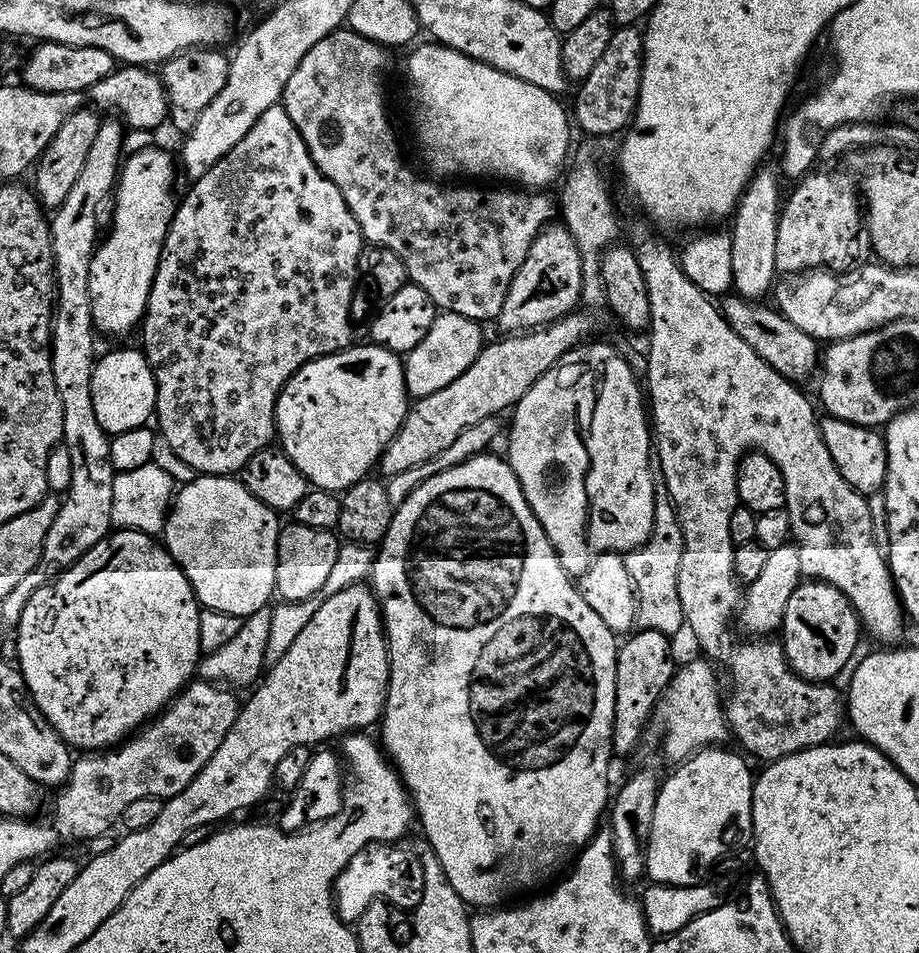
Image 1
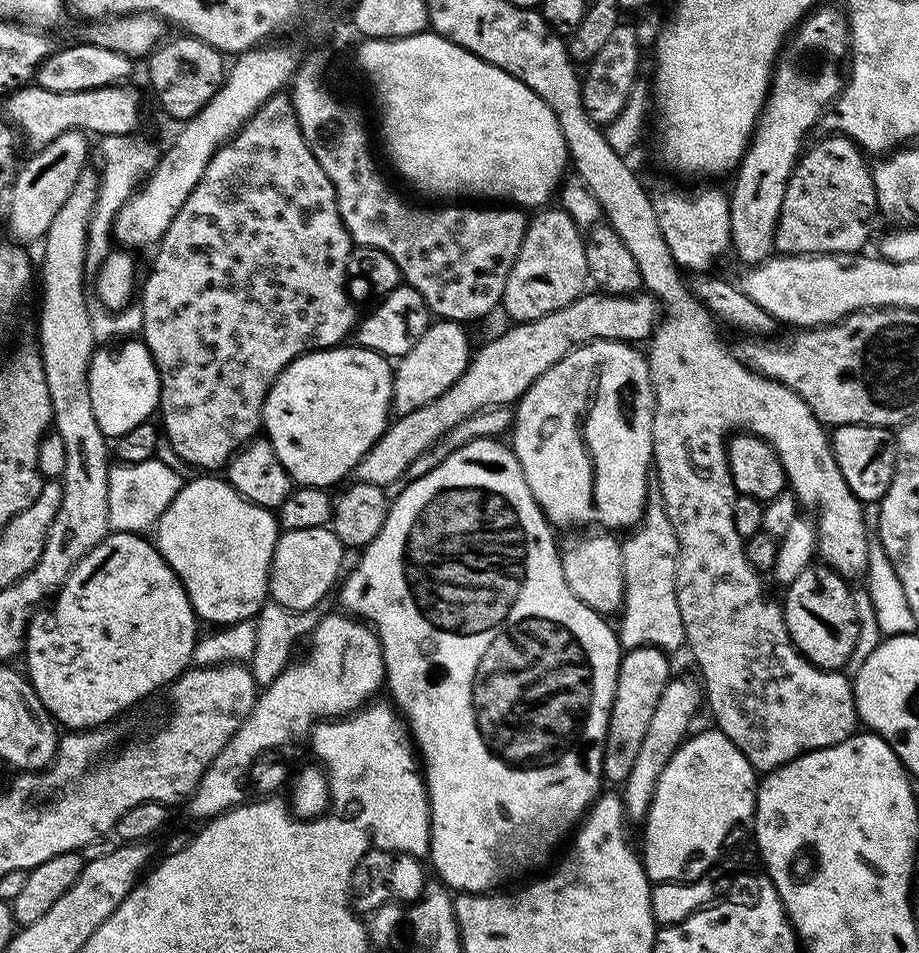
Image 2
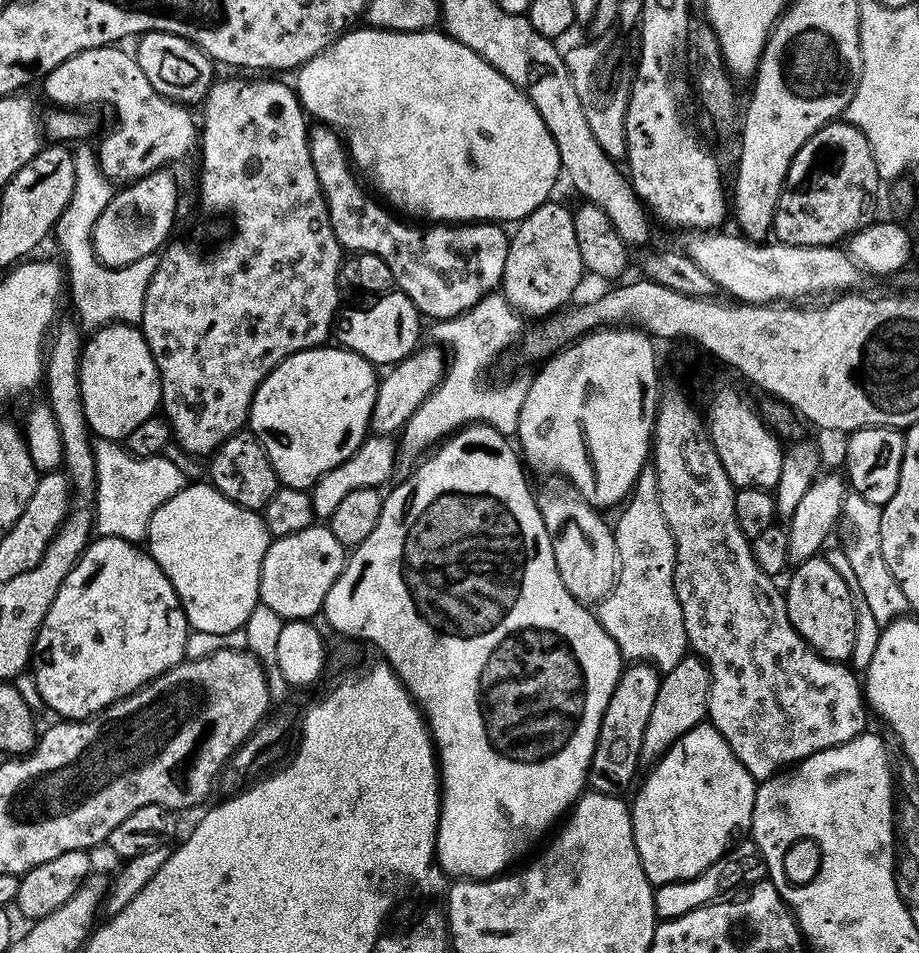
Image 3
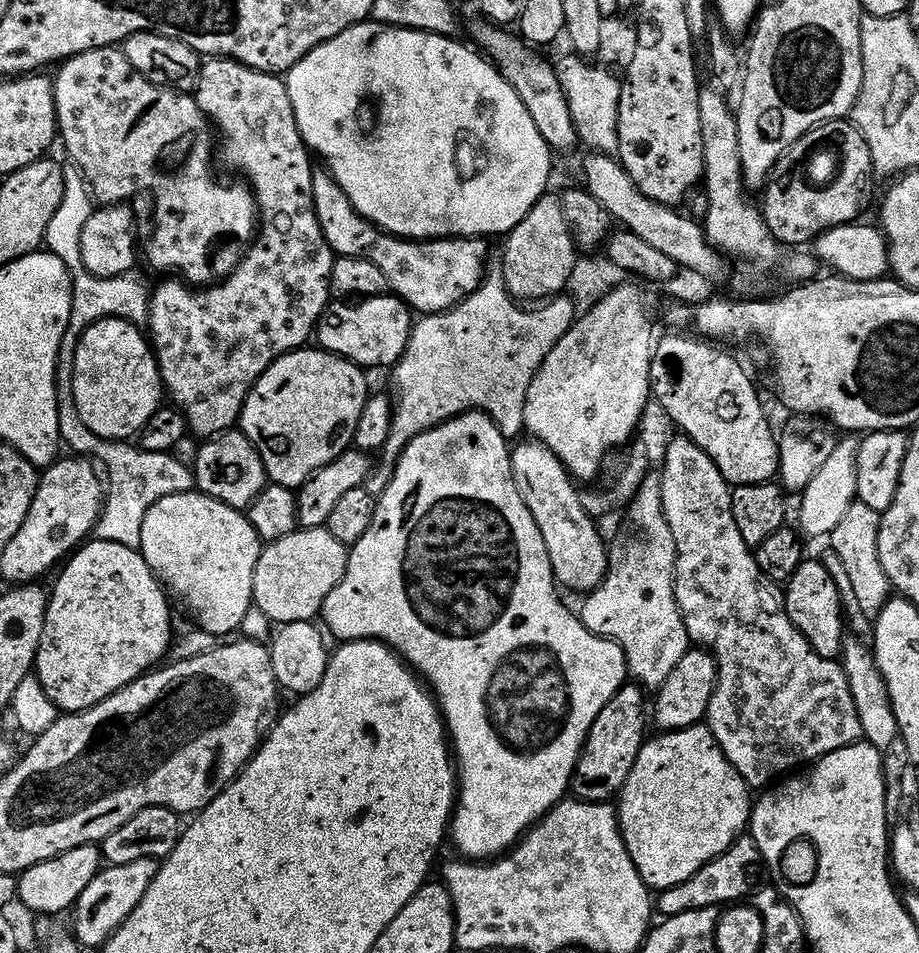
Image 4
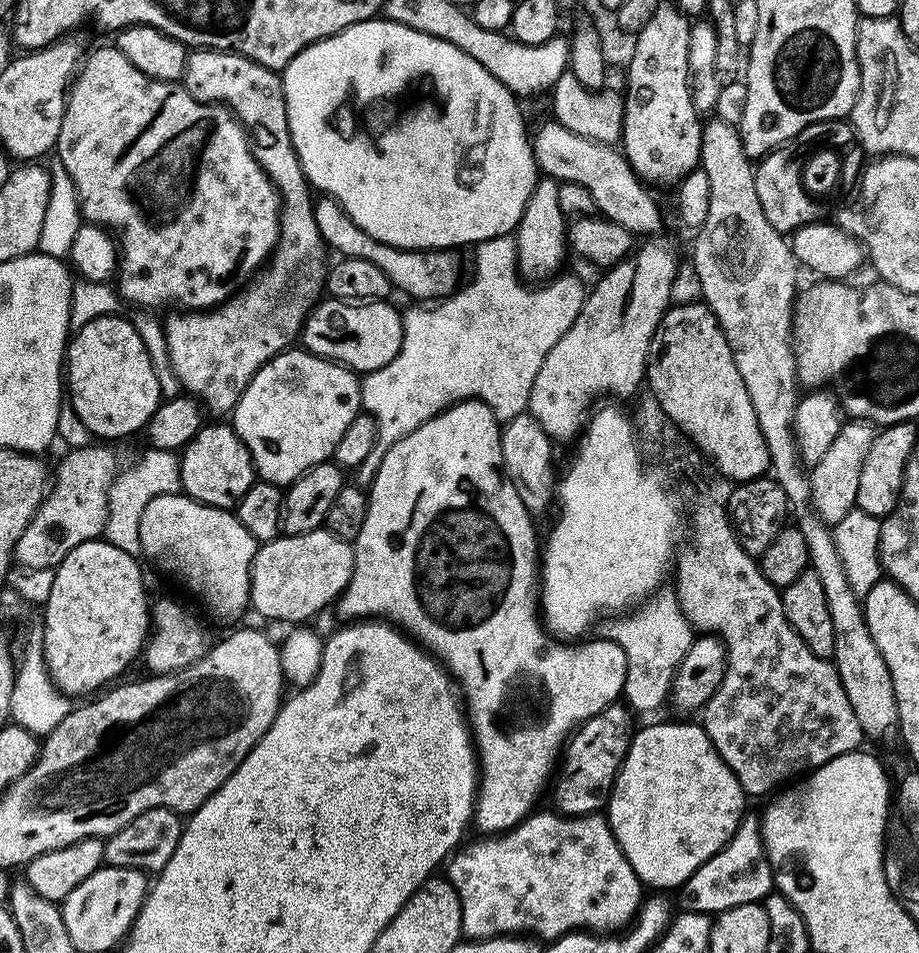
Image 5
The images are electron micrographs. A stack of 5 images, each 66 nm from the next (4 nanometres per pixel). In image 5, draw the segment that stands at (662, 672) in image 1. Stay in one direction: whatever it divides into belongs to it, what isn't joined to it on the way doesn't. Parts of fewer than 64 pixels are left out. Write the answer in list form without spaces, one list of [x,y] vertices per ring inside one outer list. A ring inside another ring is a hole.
[[[627,703],[606,706],[572,733],[558,764],[558,775],[550,788],[555,811],[561,816],[590,816],[605,807],[618,770],[630,750],[634,713]],[[560,776],[560,777],[559,777]],[[556,784],[556,785],[555,785]]]

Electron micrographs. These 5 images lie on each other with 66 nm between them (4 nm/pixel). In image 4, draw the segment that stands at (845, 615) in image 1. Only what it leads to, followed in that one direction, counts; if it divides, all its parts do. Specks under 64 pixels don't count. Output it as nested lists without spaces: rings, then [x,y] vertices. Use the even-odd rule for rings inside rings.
[[[816,558],[801,560],[798,570],[794,570],[792,577],[787,580],[783,594],[784,609],[790,622],[803,634],[806,642],[810,642],[812,649],[825,658],[839,657],[846,635],[846,619],[838,586],[824,565]]]

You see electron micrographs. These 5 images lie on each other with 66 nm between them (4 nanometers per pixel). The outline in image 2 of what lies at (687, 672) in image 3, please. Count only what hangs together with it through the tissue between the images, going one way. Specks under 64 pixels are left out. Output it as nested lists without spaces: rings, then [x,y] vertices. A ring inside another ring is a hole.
[[[673,675],[666,690],[662,690],[662,698],[658,698],[658,706],[650,717],[650,726],[646,729],[646,738],[638,750],[638,758],[634,758],[634,766],[622,785],[624,815],[629,821],[643,822],[647,818],[658,778],[662,770],[666,770],[666,762],[670,762],[672,755],[689,735],[688,727],[691,726],[696,711],[702,708],[702,684],[695,675],[692,676]]]

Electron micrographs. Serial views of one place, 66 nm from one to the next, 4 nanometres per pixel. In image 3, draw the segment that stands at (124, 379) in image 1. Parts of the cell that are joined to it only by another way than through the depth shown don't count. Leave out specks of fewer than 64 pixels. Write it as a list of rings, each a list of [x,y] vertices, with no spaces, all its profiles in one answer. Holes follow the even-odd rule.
[[[107,324],[91,333],[80,349],[80,389],[89,429],[99,439],[123,441],[130,430],[160,408],[160,375],[144,333],[131,324]]]

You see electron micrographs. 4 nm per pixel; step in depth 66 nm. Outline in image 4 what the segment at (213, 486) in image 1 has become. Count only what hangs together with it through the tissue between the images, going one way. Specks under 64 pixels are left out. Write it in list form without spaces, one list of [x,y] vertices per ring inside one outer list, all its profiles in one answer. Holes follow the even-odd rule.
[[[193,490],[158,498],[158,502],[146,510],[146,518],[142,518],[142,538],[138,550],[165,589],[188,607],[193,620],[191,623],[197,629],[218,636],[236,632],[247,608],[253,605],[254,570],[258,566],[261,547],[262,541],[241,509],[231,508],[202,491]]]

